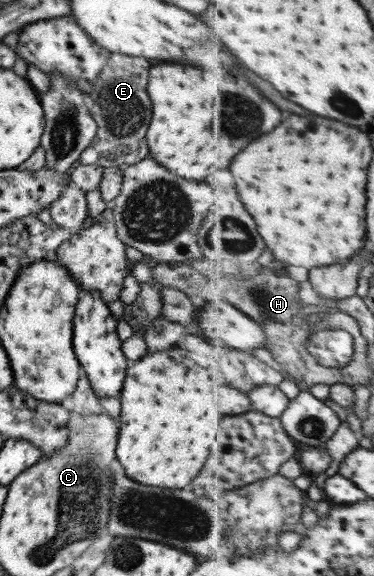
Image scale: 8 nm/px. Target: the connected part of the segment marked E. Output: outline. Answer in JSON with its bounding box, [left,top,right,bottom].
[79,54,151,168]

